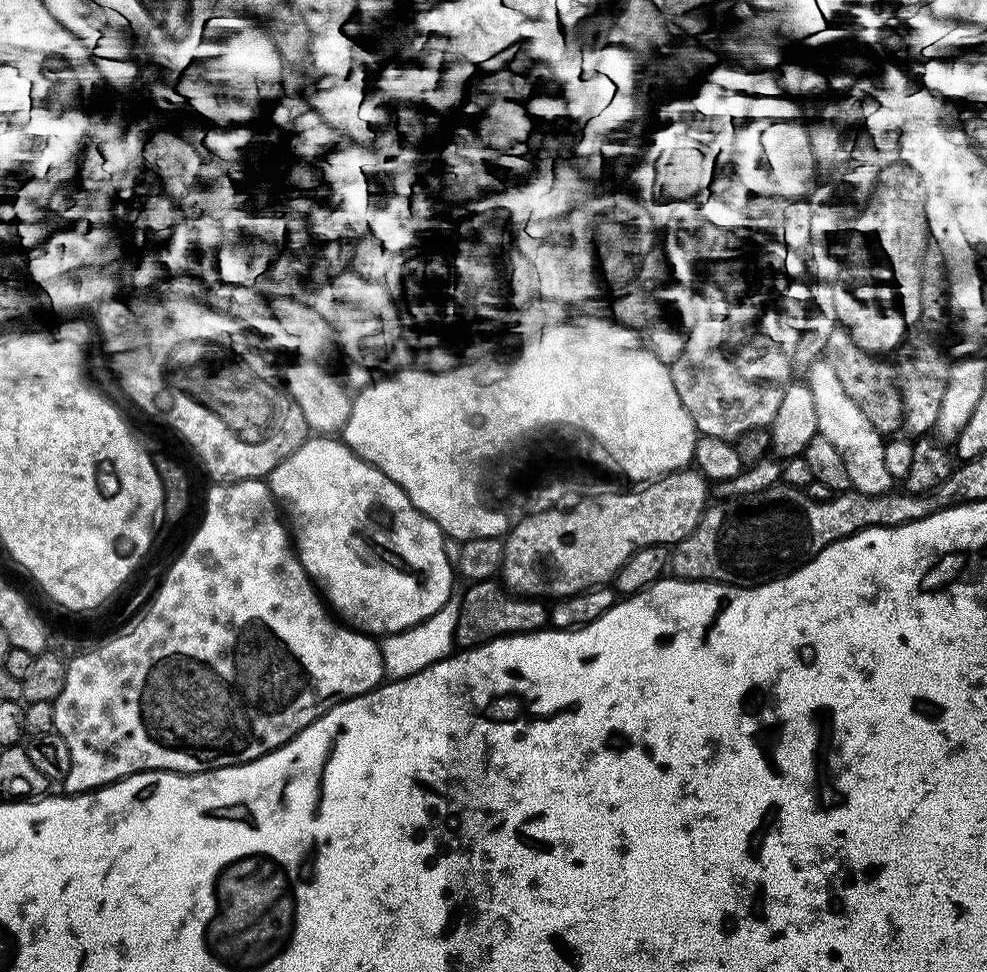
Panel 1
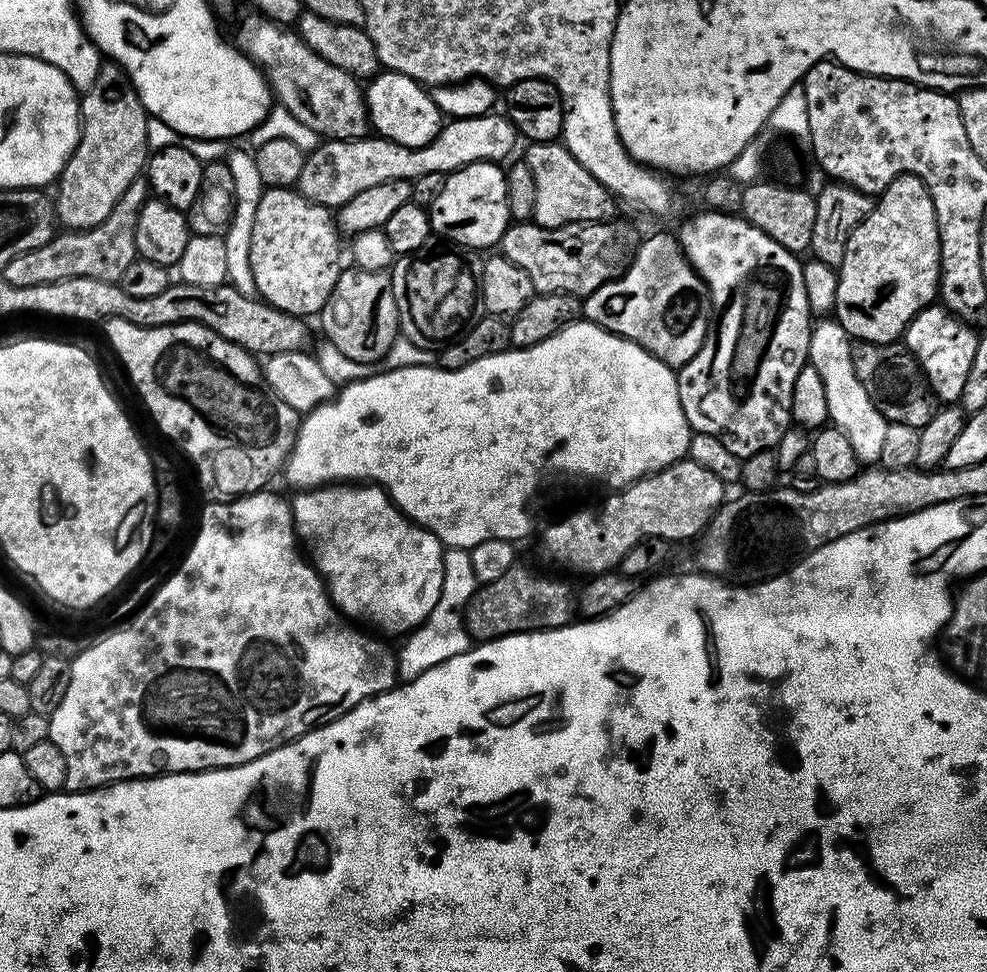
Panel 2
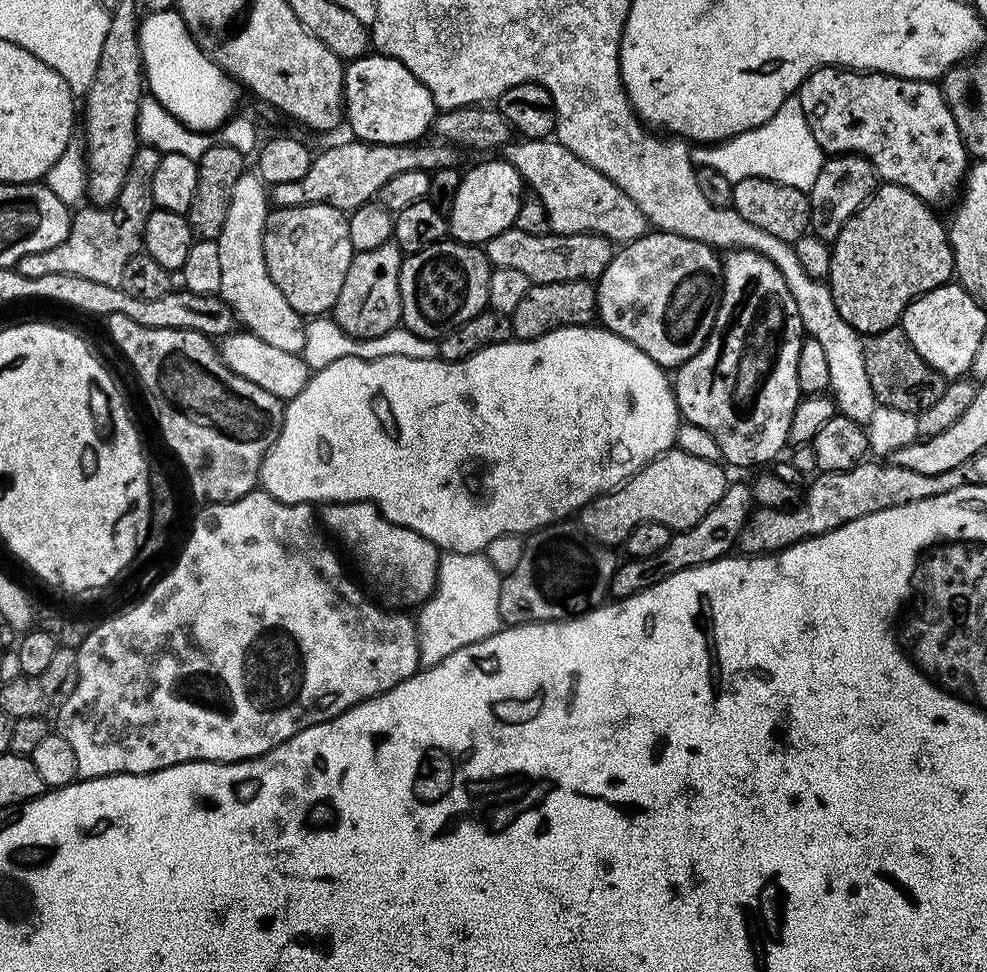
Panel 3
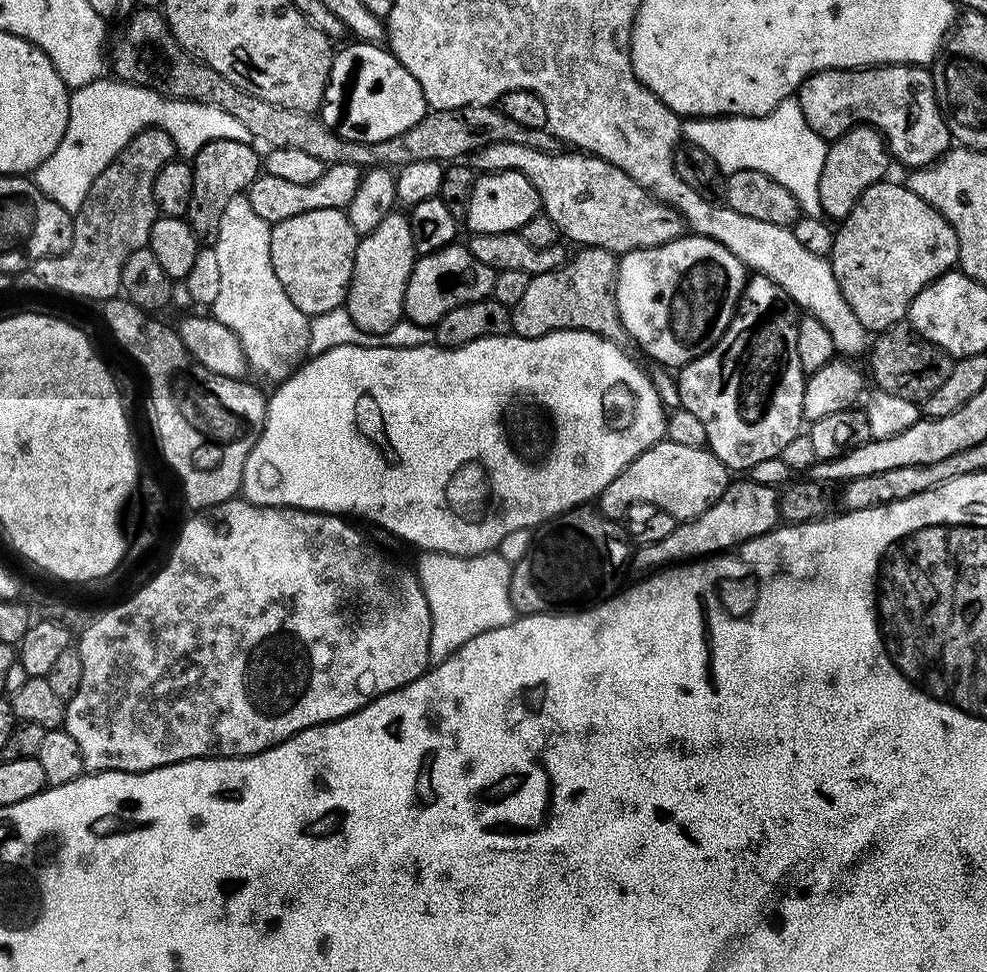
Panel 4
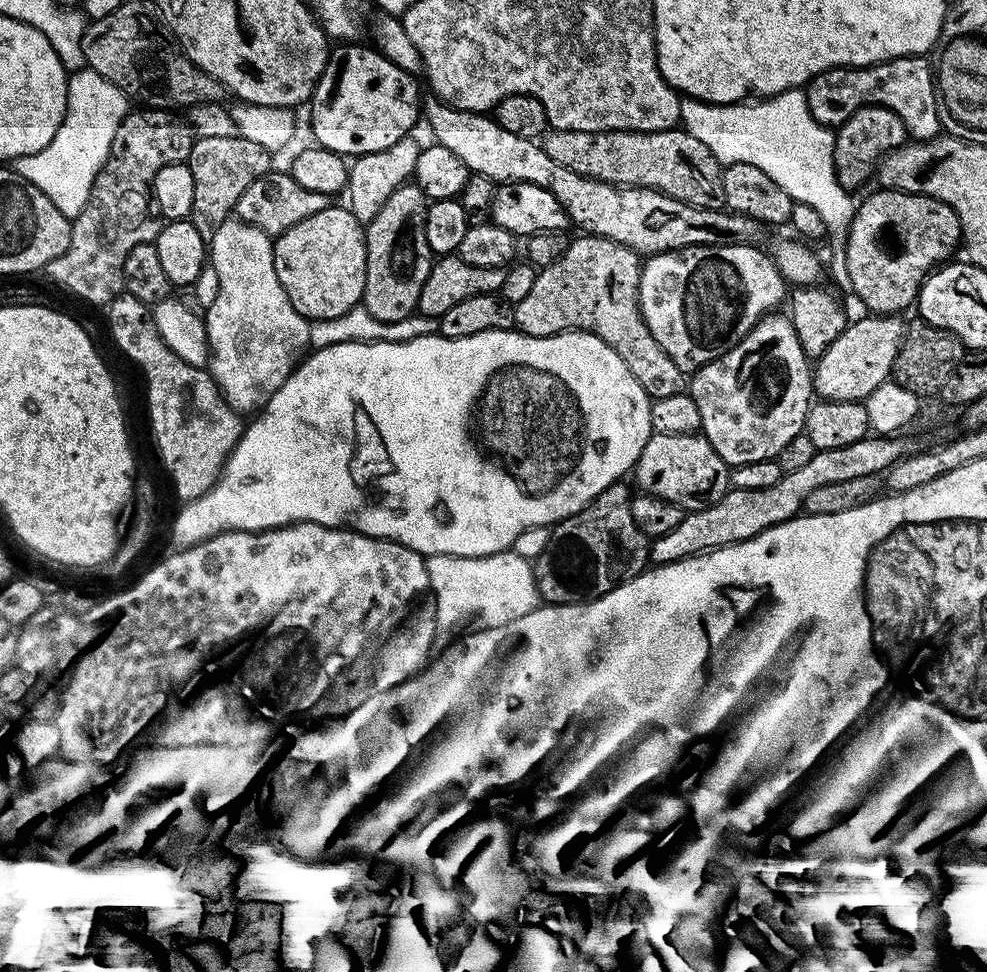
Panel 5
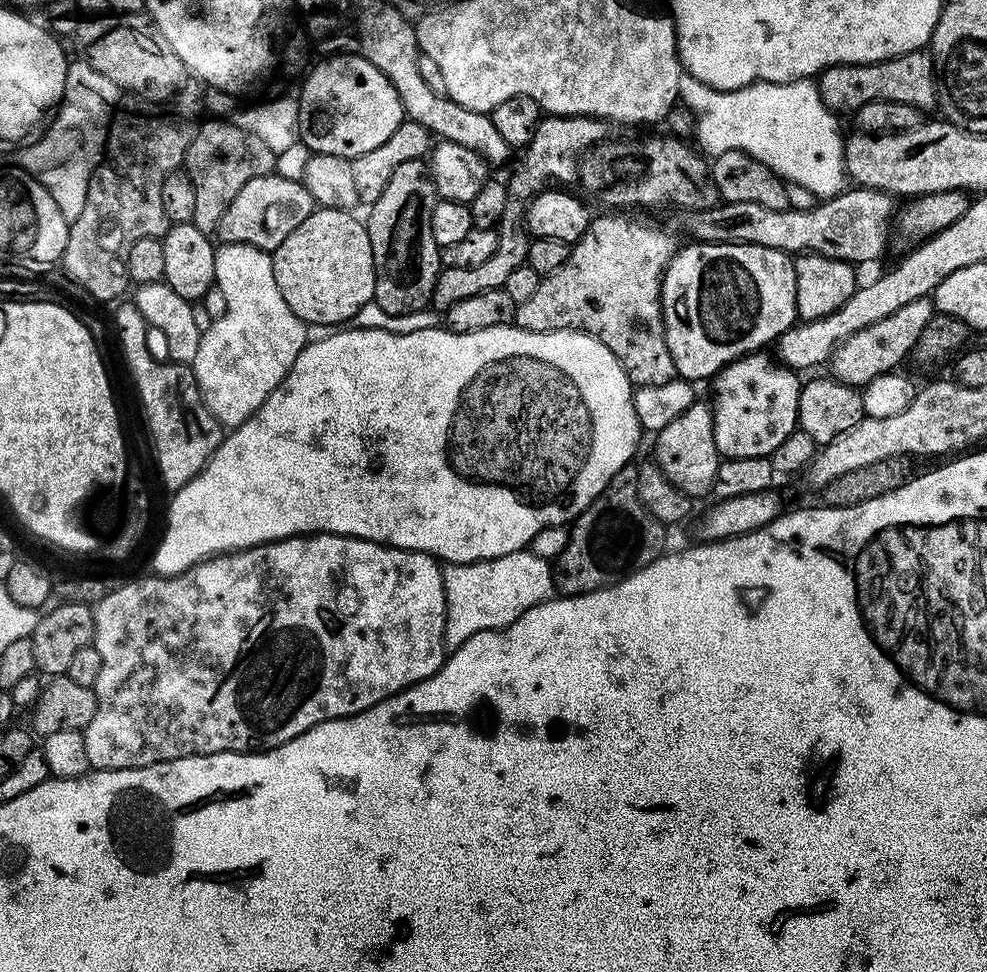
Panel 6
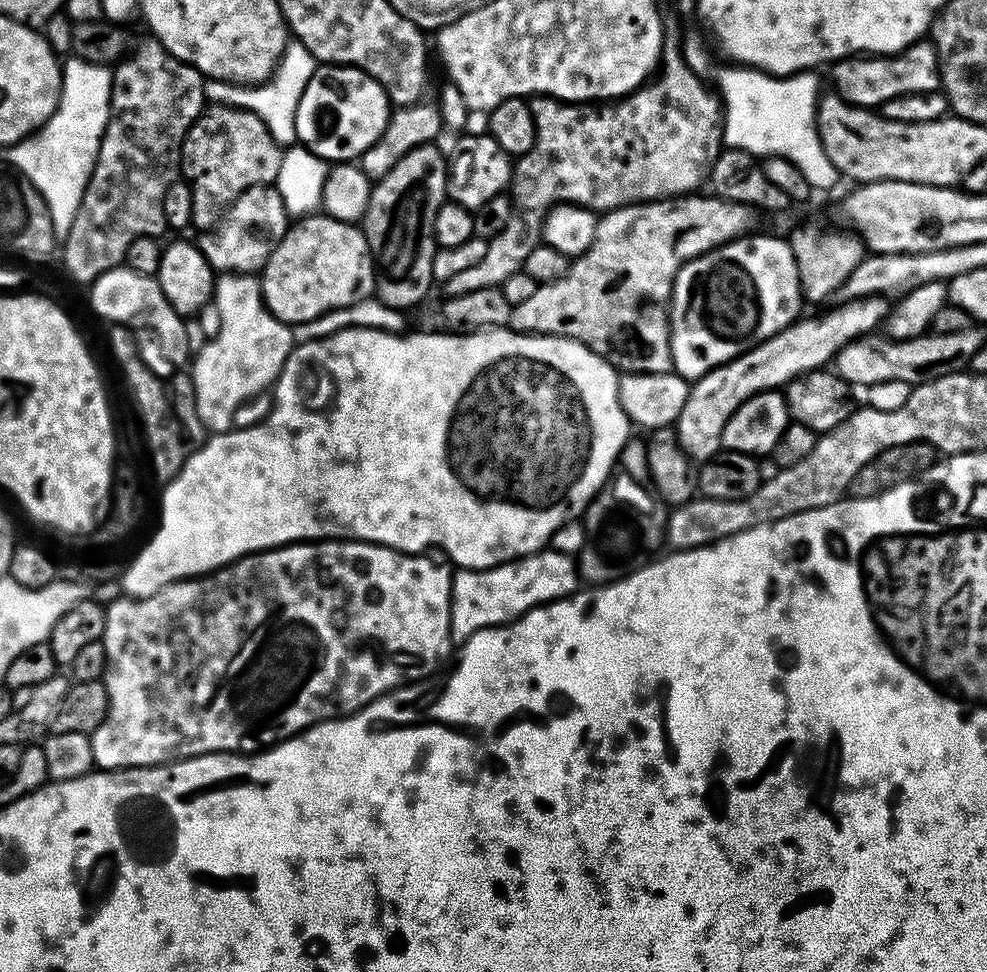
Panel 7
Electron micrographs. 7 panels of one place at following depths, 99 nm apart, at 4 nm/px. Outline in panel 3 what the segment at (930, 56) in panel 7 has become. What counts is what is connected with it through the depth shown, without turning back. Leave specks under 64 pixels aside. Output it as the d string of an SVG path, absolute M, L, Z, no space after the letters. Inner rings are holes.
M825 66L815 68L802 81L798 89L798 99L802 106L802 114L806 114L810 134L814 134L814 142L818 142L818 146L826 154L840 154L840 146L868 146L864 159L872 163L873 170L883 183L902 186L918 198L936 206L939 205L939 200L957 195L970 167L968 149L964 147L958 122L954 122L954 114L950 114L950 106L943 92L936 96L940 90L941 85L930 80ZM854 132L860 132L862 138L846 138Z

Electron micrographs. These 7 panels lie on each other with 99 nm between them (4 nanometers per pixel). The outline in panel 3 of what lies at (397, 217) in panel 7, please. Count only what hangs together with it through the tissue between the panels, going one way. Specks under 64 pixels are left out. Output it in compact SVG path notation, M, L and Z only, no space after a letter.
M394 242L353 255L350 270L346 270L342 290L330 313L336 324L346 330L346 334L360 339L387 337L388 331L401 323L400 271L404 257L405 253Z

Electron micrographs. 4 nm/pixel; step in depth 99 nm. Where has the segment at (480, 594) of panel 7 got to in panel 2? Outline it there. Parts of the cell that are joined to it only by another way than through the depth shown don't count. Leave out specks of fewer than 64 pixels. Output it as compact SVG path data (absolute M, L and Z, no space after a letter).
M445 547L442 594L438 598L438 606L434 606L423 624L407 633L405 640L408 641L398 648L396 671L401 681L413 680L418 674L430 670L430 666L438 666L473 647L474 641L468 635L466 613L468 604L477 591L478 581L474 574L471 551L467 548Z

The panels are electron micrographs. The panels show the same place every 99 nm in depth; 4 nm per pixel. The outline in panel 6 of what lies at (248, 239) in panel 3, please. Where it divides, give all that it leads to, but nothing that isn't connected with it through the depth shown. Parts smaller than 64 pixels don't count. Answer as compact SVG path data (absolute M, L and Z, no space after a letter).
M221 243L216 248L214 258L215 287L222 290L226 308L222 315L211 321L209 328L203 329L199 344L195 345L190 367L196 376L196 385L200 387L200 396L204 405L214 414L214 418L225 429L231 430L245 424L266 402L266 398L286 378L294 366L298 354L302 354L306 338L306 324L286 306L278 282L274 282L274 266L269 253L249 244Z

